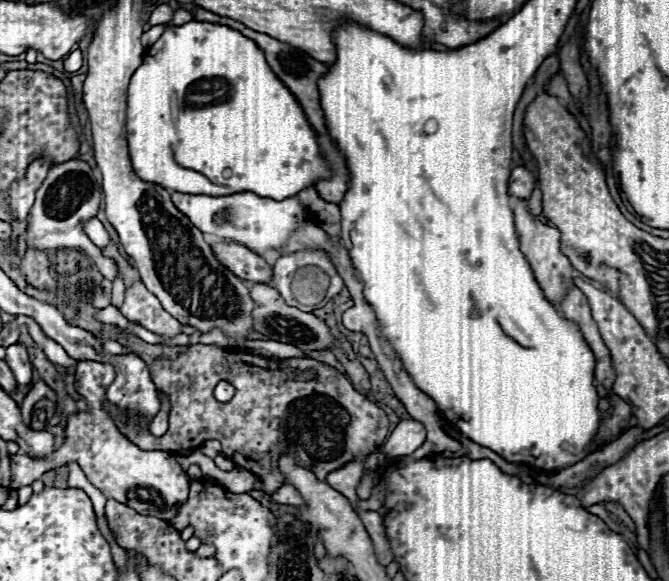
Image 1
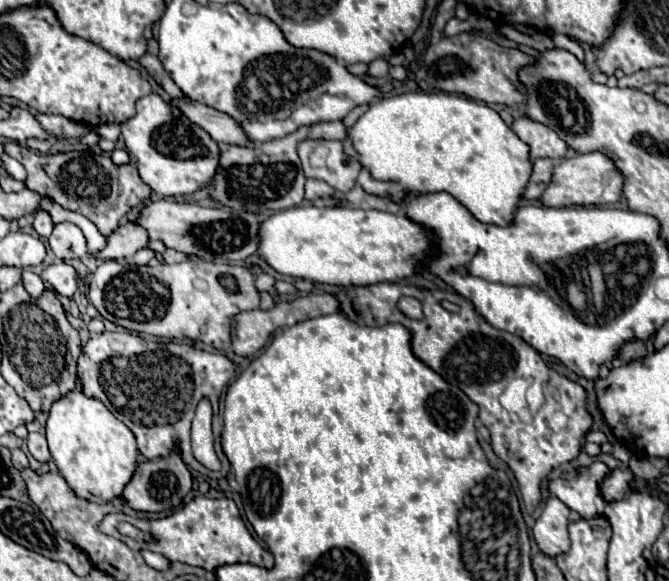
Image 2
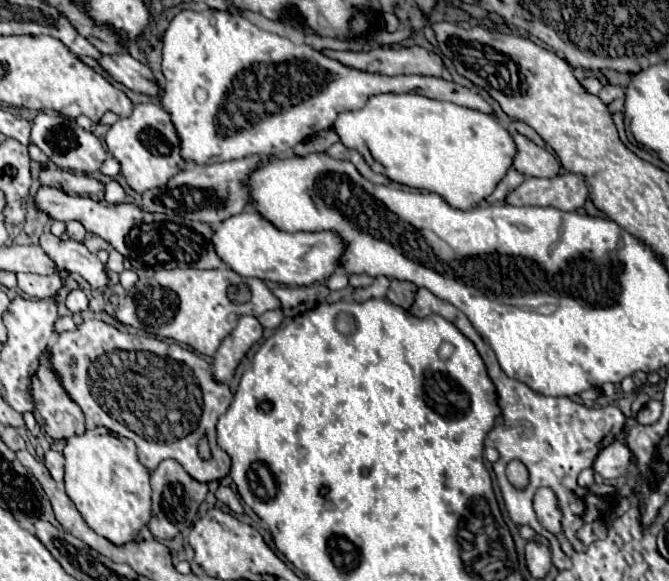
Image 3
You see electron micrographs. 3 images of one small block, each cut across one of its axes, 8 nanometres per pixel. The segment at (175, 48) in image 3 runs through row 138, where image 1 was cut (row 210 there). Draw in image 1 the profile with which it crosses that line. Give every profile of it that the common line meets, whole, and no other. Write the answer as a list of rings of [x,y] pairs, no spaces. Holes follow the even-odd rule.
[[[172,192],[172,202],[202,232],[212,232],[222,238],[238,240],[240,244],[248,246],[250,250],[258,254],[264,254],[270,248],[282,246],[290,238],[290,234],[298,228],[300,222],[306,222],[312,218],[312,214],[300,206],[298,198],[286,198],[284,202],[272,202],[270,198],[262,198],[252,192],[240,192],[240,194],[230,194],[230,196]]]

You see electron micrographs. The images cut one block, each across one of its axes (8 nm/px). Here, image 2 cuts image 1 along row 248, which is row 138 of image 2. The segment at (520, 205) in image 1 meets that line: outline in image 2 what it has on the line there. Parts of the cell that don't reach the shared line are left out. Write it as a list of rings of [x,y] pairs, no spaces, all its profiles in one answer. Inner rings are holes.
[[[528,116],[516,118],[512,122],[512,130],[530,146],[530,158],[564,158],[568,146],[566,142],[546,124],[540,124]]]

